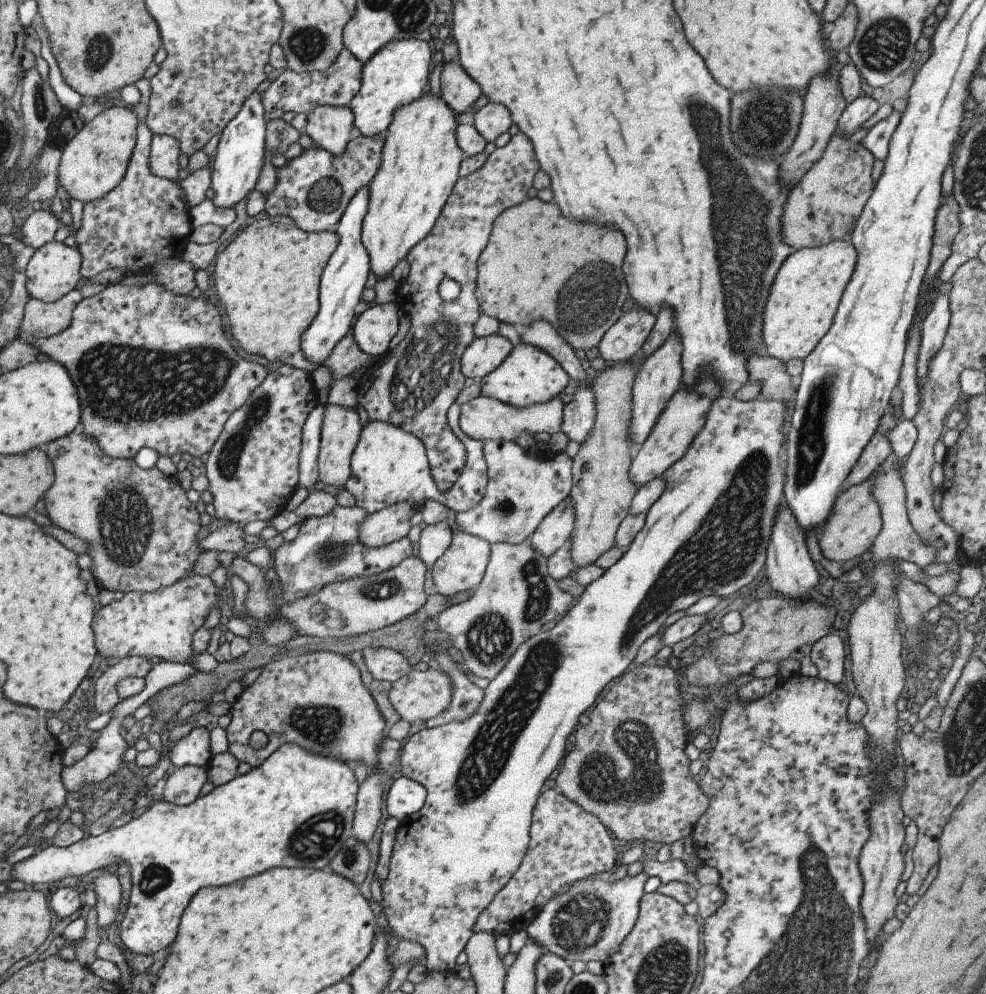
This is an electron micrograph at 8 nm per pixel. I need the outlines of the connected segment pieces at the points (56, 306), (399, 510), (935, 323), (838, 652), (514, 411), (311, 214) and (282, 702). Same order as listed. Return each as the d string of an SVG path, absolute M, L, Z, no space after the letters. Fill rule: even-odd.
M75 289L51 303L29 299L25 304L20 333L32 339L47 339L63 332L69 328L71 314L82 299L80 290Z
M393 504L369 516L359 524L355 540L365 548L381 547L405 538L410 529L409 518L416 510L412 504Z
M939 294L931 308L921 321L921 338L919 338L919 352L917 364L915 364L915 376L917 376L917 388L919 393L923 390L923 384L927 382L927 364L931 356L939 350L943 341L949 318L949 294Z
M830 633L821 636L811 646L808 656L816 667L819 680L835 686L845 681L845 646L838 636Z
M477 396L459 406L459 428L465 436L485 442L487 440L514 441L525 433L546 434L550 436L561 432L561 420L563 420L563 403L559 397L547 400L543 404L525 406L525 408L513 408L509 404L503 404L490 397Z
M353 130L351 140L347 142L347 148L339 158L319 146L312 145L311 148L303 149L301 156L287 159L283 168L276 168L275 188L264 194L265 212L268 216L288 217L299 230L309 234L332 230L355 192L367 186L375 176L381 162L383 140L385 132L373 137L363 137Z
M307 651L305 654L299 654L299 656L281 657L278 660L265 664L265 666L261 668L261 672L255 679L255 682L253 682L251 686L244 688L243 692L239 694L238 700L233 702L229 713L231 714L231 722L224 730L226 733L227 744L229 745L228 752L231 756L233 756L233 758L235 758L235 760L237 760L238 763L245 762L251 766L251 769L259 767L263 763L263 760L266 760L275 750L277 750L277 748L280 748L284 743L289 743L299 744L301 748L305 748L305 750L309 750L309 752L315 752L315 756L319 756L319 754L321 754L321 756L333 756L333 758L337 758L337 760L345 762L347 766L352 768L357 762L363 762L366 766L365 770L367 771L367 774L369 774L369 772L371 772L377 764L380 764L377 757L377 752L381 750L380 744L382 740L387 738L387 735L383 732L385 721L380 712L377 710L368 688L363 686L359 671L355 668L355 666L353 666L353 664L351 664L347 657L334 654L333 652ZM254 730L263 732L263 734L267 737L267 744L265 744L265 748L253 750L253 748L249 747L249 736Z

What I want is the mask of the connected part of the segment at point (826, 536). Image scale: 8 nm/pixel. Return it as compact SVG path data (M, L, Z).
M865 478L859 484L853 484L839 494L839 498L835 502L835 512L831 512L831 518L827 520L827 524L823 524L819 536L816 536L819 552L825 560L845 563L847 560L857 558L871 548L873 540L881 532L879 504L875 502L875 498L871 494L873 480L875 478Z

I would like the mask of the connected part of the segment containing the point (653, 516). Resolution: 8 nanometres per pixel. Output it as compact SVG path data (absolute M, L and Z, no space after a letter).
M758 394L753 400L741 402L732 396L720 395L715 398L703 416L703 425L699 432L693 436L691 444L687 444L687 450L670 468L667 468L661 478L663 478L663 492L659 498L651 504L648 512L645 513L643 529L635 536L632 544L627 551L622 554L621 558L615 562L614 566L604 570L603 574L585 586L585 590L578 597L577 603L569 608L560 620L545 632L539 632L531 636L529 640L523 642L513 656L507 660L507 663L495 678L491 679L487 688L483 690L483 698L479 706L475 708L473 714L469 714L461 722L449 722L436 728L423 728L417 734L409 736L409 740L399 751L397 756L397 770L403 777L409 778L414 782L419 782L425 788L425 803L417 812L403 819L397 828L395 834L395 844L389 862L389 872L385 876L381 885L381 908L385 914L385 920L389 928L399 940L411 940L417 942L423 948L425 957L425 966L427 971L438 971L441 973L451 972L455 966L457 955L463 950L467 940L472 936L471 926L475 924L475 918L483 908L493 900L493 896L513 876L517 870L519 862L523 859L525 848L529 841L528 833L532 811L536 801L540 796L541 786L548 776L557 766L562 763L565 756L565 741L567 737L579 725L579 716L587 708L593 706L595 698L605 688L608 682L613 678L620 678L627 668L632 667L633 658L639 649L639 646L662 630L665 619L674 612L690 608L697 600L705 596L719 596L723 598L737 592L743 586L747 586L754 580L761 567L765 564L765 554L769 536L771 536L771 526L775 524L775 512L784 500L784 466L783 466L783 447L788 423L785 418L790 416L790 410L787 410L785 402L779 400L764 400L761 394Z

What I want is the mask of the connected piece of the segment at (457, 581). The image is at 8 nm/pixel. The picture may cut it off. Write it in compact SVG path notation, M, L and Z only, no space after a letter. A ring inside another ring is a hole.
M457 532L452 537L449 547L431 566L431 582L437 588L437 594L442 596L453 596L457 592L475 590L479 586L487 567L490 554L490 544L483 538L475 535Z

